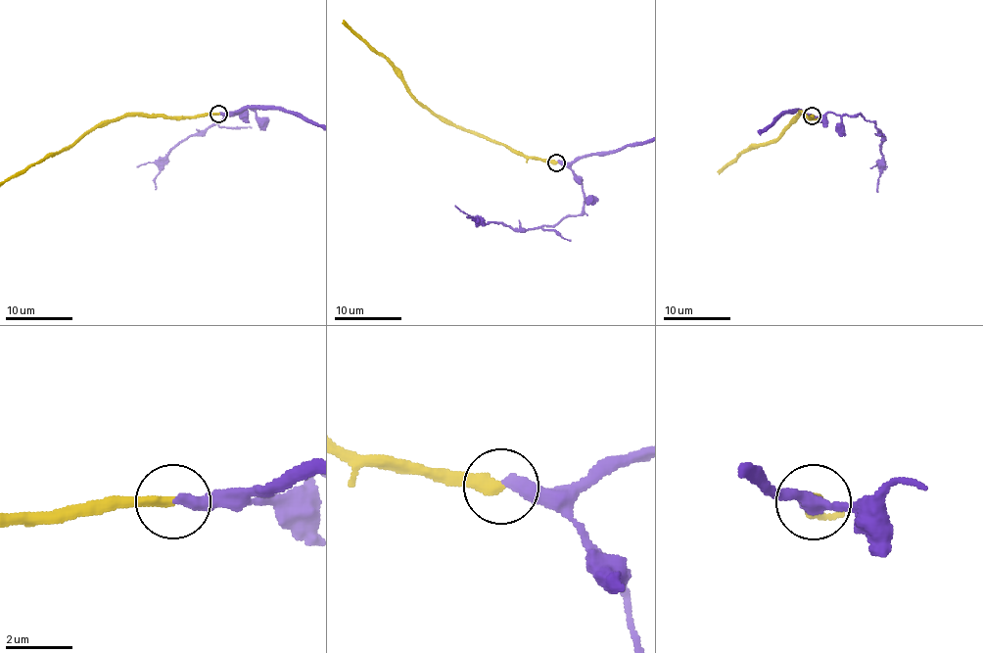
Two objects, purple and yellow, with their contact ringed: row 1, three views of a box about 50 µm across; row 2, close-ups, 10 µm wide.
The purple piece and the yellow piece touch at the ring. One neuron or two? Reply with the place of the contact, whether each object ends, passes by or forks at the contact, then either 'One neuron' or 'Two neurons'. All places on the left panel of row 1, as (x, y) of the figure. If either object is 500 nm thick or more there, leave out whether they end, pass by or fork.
Place: (218, 114). At the ring purple ends. At the ring yellow ends. Two neurons

